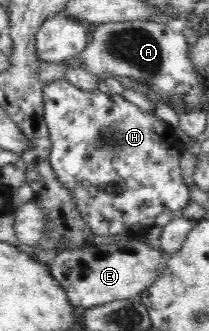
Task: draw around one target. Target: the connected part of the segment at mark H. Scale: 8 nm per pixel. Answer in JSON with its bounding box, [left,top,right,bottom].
[43,78,190,239]

